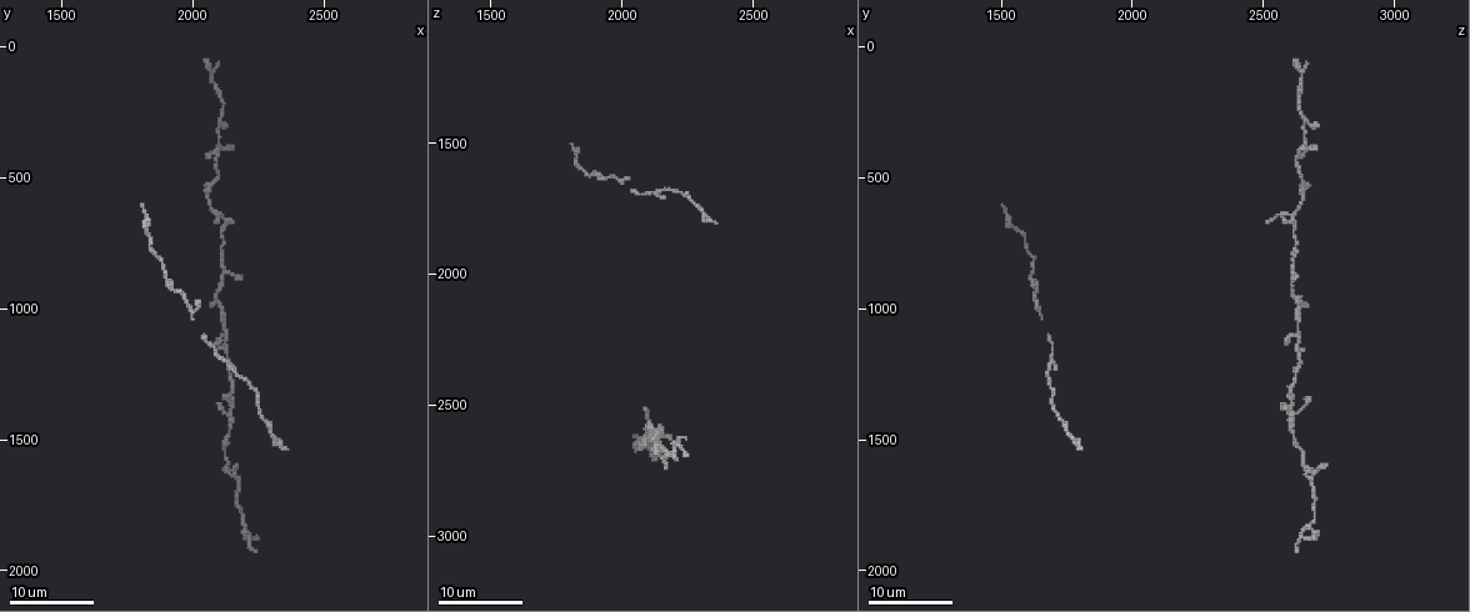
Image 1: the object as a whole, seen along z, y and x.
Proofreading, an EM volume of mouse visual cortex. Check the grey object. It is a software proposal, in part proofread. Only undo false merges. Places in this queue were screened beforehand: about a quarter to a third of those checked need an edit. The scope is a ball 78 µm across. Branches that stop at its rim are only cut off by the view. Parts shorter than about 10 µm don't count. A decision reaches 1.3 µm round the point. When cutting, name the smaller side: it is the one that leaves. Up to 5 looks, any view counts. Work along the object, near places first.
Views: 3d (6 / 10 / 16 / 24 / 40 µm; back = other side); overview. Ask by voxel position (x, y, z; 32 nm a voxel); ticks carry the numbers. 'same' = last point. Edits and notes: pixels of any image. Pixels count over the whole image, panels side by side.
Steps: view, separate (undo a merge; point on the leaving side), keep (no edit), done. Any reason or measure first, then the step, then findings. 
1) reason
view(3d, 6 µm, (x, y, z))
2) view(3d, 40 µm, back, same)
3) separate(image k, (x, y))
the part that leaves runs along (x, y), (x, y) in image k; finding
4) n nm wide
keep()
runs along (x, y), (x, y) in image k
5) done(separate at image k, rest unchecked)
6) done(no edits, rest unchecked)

three arms meet
view(3d, 16 µm, (2100, 970, 2610))

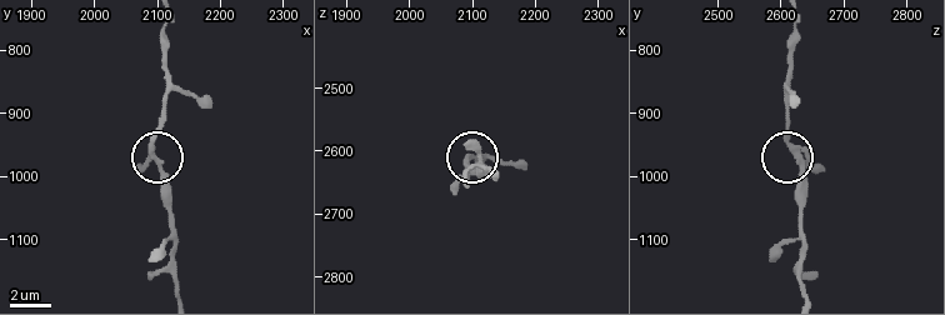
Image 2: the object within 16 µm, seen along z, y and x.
view(3d, 10 µm, (2095, 960, 2615))

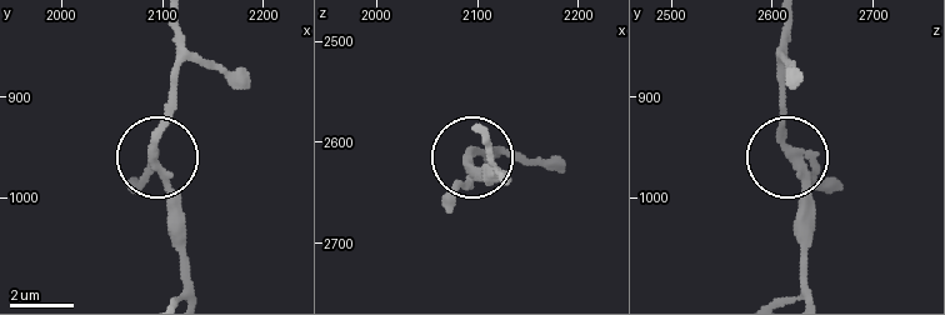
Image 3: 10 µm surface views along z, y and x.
240 nm wide
keep()
runs along (804, 245), (804, 183), (780, 110), (780, 56) in image 3; continuous, no second neuron

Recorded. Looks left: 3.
looks like a crossing
view(3d, 24 µm, (2130, 1410, 2600))

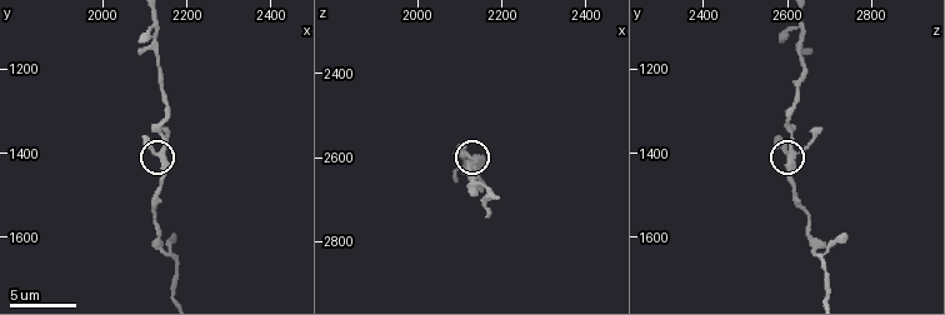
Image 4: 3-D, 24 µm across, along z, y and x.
zoom in
view(3d, 10 µm, (2140, 1400, 2605))

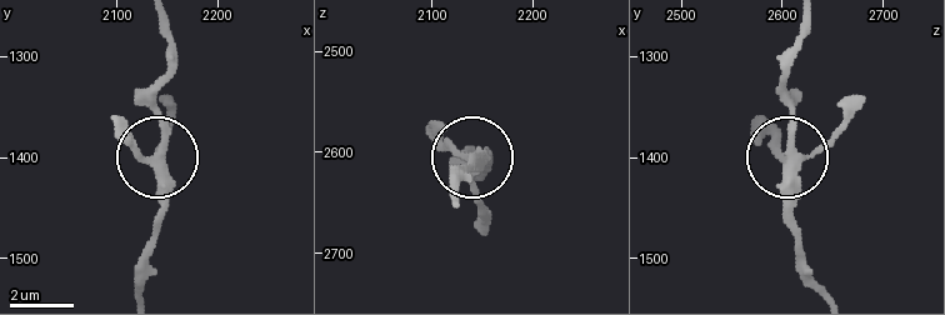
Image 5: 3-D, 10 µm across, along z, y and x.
keep()
runs along (806, 21), (781, 79), (798, 245) in image 5; all the same neuron

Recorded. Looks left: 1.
thick turns thin
view(3d, 16 µm, (2145, 1630, 2670))

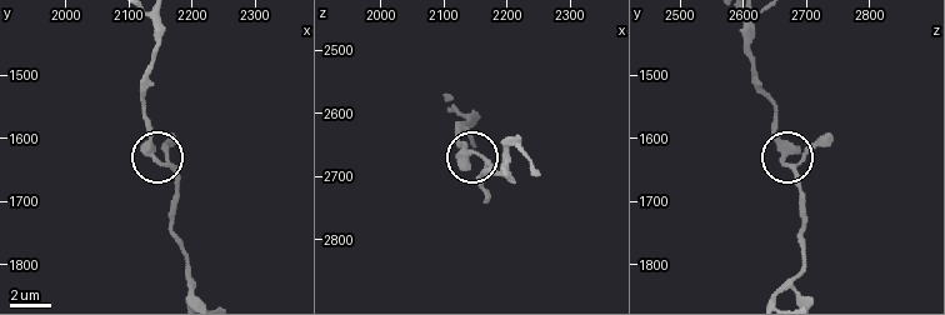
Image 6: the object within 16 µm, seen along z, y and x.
4 arms
keep()
runs along (159, 24), (144, 119), (150, 149), (178, 188) in image 6; all the same neuron

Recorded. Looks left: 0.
done(no edits, rest unchecked)

